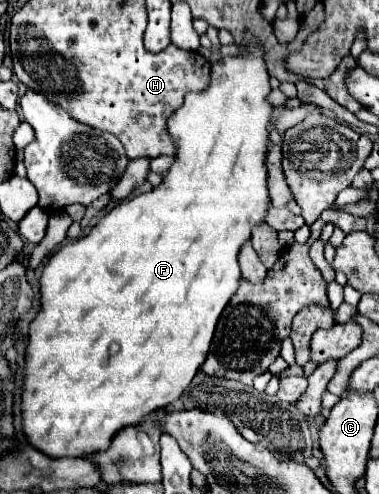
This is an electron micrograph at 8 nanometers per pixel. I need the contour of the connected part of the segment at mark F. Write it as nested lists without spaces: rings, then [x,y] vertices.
[[[245,31],[243,33],[243,39],[247,43],[247,47],[241,49],[239,55],[231,55],[231,57],[223,57],[221,61],[213,63],[211,65],[211,81],[209,81],[209,87],[199,91],[199,93],[187,93],[185,95],[185,101],[179,109],[175,109],[171,115],[169,115],[169,121],[167,121],[167,129],[169,129],[169,135],[173,139],[173,145],[177,147],[175,151],[175,161],[173,165],[169,167],[169,171],[163,175],[163,183],[155,189],[151,189],[149,193],[141,193],[137,195],[135,199],[131,201],[125,201],[125,203],[119,203],[117,207],[113,207],[95,227],[93,231],[83,237],[83,239],[77,239],[73,243],[67,243],[63,245],[57,253],[51,255],[49,263],[45,265],[43,269],[43,275],[41,275],[41,311],[37,313],[37,317],[33,319],[31,323],[31,329],[29,329],[29,345],[27,345],[27,355],[25,355],[25,383],[23,383],[23,431],[29,439],[29,443],[37,449],[41,449],[43,453],[47,453],[49,457],[79,457],[79,455],[85,455],[85,451],[101,451],[101,447],[105,447],[105,443],[121,429],[121,427],[127,427],[129,423],[141,423],[147,415],[151,415],[153,411],[169,405],[171,401],[177,401],[183,391],[189,387],[191,379],[195,377],[197,369],[201,367],[201,363],[207,359],[207,353],[209,353],[209,347],[211,347],[211,339],[213,339],[213,331],[215,331],[215,325],[217,325],[217,319],[221,315],[221,311],[225,309],[225,305],[229,303],[229,299],[233,297],[233,293],[237,291],[239,287],[239,279],[241,279],[241,271],[239,271],[239,251],[241,247],[251,239],[251,229],[257,227],[257,225],[263,225],[265,223],[265,217],[267,217],[267,211],[271,207],[271,197],[269,197],[269,189],[267,189],[267,149],[269,149],[269,125],[275,117],[275,107],[267,101],[269,93],[271,93],[271,83],[269,83],[269,71],[267,71],[267,63],[265,63],[265,51],[263,51],[263,45],[259,43],[257,35],[253,35],[251,31]]]

